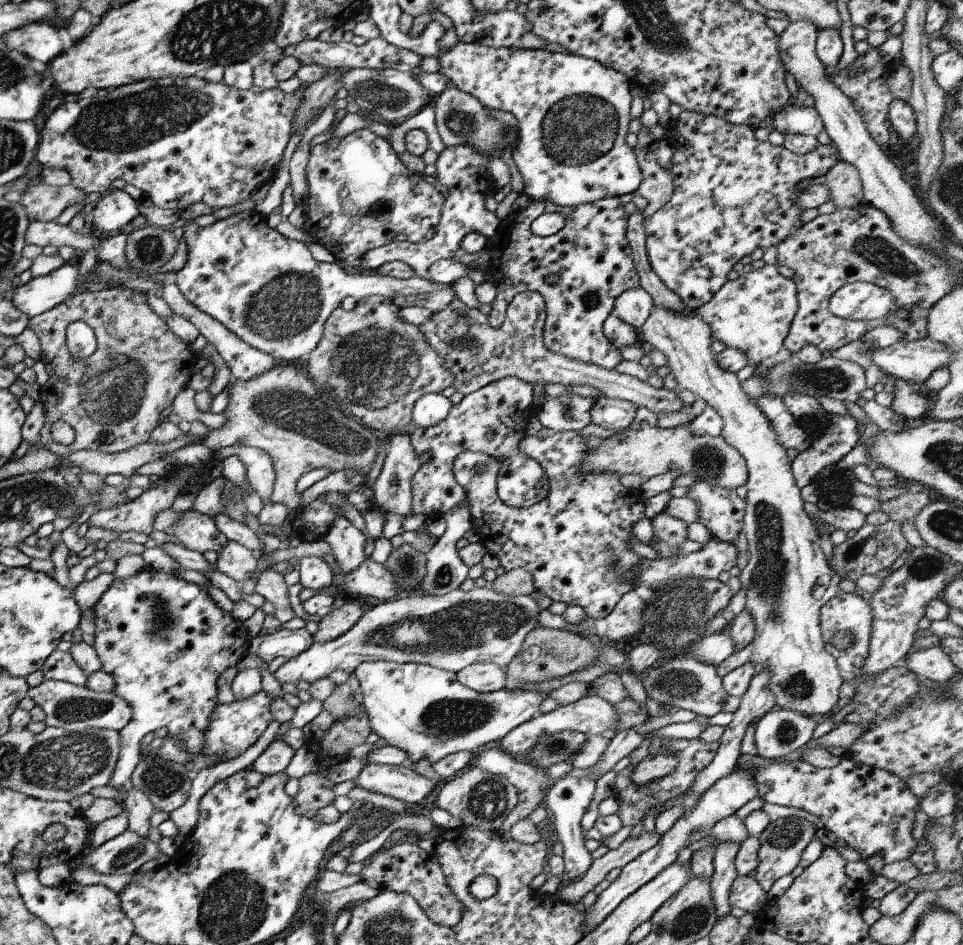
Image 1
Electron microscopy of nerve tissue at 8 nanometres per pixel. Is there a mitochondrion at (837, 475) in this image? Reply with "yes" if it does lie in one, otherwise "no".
no

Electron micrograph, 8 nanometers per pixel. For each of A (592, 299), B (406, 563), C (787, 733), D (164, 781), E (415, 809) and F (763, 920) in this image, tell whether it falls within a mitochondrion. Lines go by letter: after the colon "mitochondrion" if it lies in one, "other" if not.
A: mitochondrion
B: mitochondrion
C: mitochondrion
D: mitochondrion
E: other
F: other

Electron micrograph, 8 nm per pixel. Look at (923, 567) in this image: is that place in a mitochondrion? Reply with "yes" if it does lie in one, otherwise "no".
yes

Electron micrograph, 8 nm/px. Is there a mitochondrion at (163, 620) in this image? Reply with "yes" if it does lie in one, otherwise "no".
yes

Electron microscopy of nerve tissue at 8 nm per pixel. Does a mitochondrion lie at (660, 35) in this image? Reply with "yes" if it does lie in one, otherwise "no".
yes

